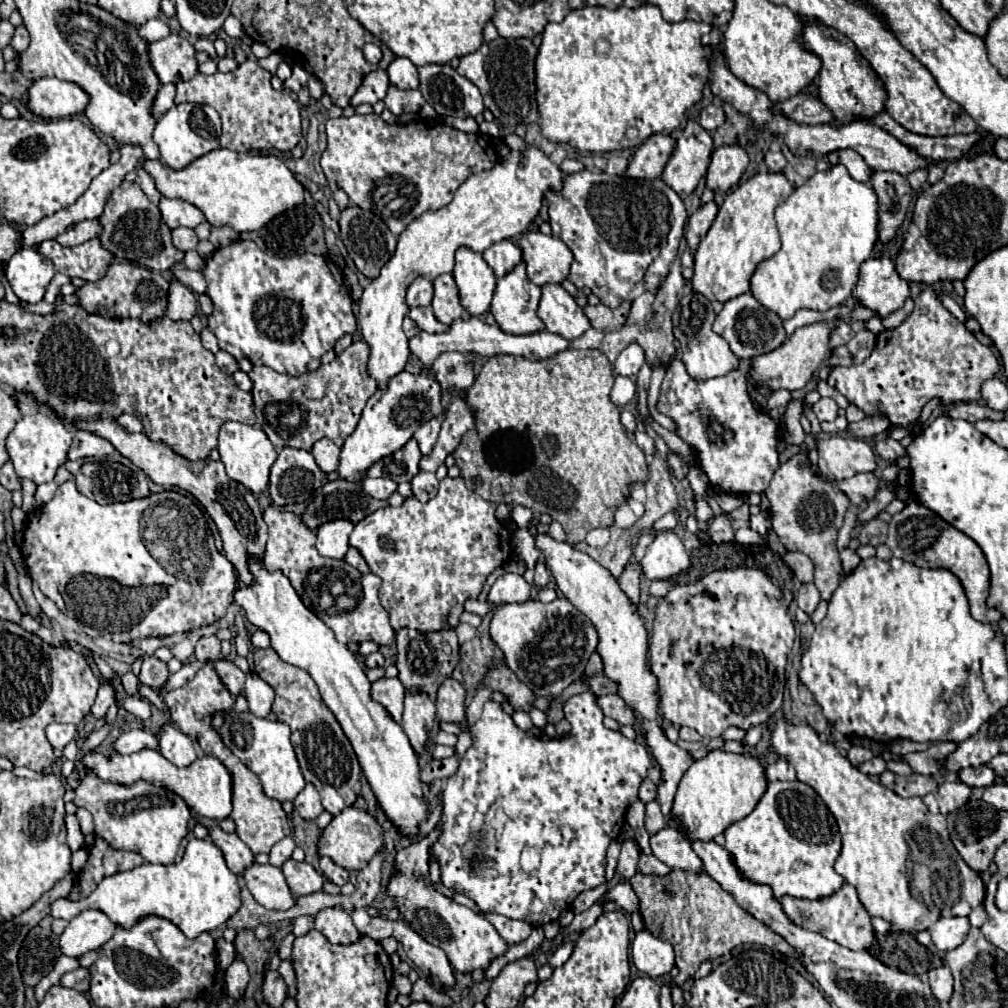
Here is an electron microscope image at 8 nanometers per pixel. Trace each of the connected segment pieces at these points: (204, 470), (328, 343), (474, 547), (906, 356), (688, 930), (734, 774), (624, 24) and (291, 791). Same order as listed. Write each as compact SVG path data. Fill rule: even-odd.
M117 420L73 422L73 426L109 440L121 456L129 458L135 466L139 466L155 484L165 486L165 488L181 488L181 490L193 494L193 498L197 498L203 504L203 508L215 522L215 526L221 534L221 540L223 540L225 556L235 566L237 578L241 580L241 584L253 584L253 576L247 570L247 558L263 556L265 542L267 542L267 524L263 522L261 508L259 508L255 496L243 484L229 480L221 460L217 460L217 462L209 460L209 458L187 460L181 454L173 452L165 442L149 440L149 436L145 436L145 432L139 432L139 434L125 432L125 428L121 428L117 424Z
M237 240L225 248L217 248L215 254L211 258L205 260L203 266L203 276L207 280L207 296L213 302L213 312L207 316L207 328L217 336L219 340L219 348L229 352L235 360L249 360L253 366L269 366L275 372L285 372L291 376L299 376L305 372L315 372L321 366L321 356L331 350L335 346L335 342L343 336L343 334L353 334L357 328L355 322L355 314L353 314L353 300L349 302L349 290L341 278L341 270L339 266L327 258L327 256L315 256L315 254L301 254L301 256L291 256L291 258L277 258L277 256L269 256L265 254L253 240Z
M461 476L443 478L439 494L425 504L413 496L407 498L399 508L387 506L369 514L355 526L353 534L349 536L349 544L361 552L371 572L383 580L379 588L379 600L391 616L391 626L395 630L413 628L421 632L455 628L459 624L465 600L477 598L487 576L497 566L503 566L513 552L511 532L495 518L495 504L469 490Z
M925 288L915 298L913 312L903 320L899 328L883 330L877 334L877 344L871 356L863 364L855 364L849 368L837 366L829 374L829 386L837 388L851 404L861 408L867 416L871 414L885 414L893 426L911 426L923 406L931 398L939 398L943 404L951 402L973 402L981 398L981 384L987 378L993 378L999 372L999 362L993 350L981 344L967 328L961 324L941 302L941 296L933 288Z
M673 870L669 876L637 876L631 878L631 886L641 900L641 916L645 928L675 948L675 966L679 968L677 984L683 984L699 970L699 964L707 958L727 958L733 948L743 944L761 944L771 950L791 957L802 964L793 948L785 944L785 938L775 934L771 928L755 920L743 910L729 892L725 892L711 876ZM669 888L669 894L665 892ZM683 946L683 948L681 948Z
M713 750L703 760L693 762L683 774L675 794L671 816L677 820L677 830L681 830L687 840L709 842L729 824L753 812L765 790L767 780L759 760L743 754Z
M651 4L639 8L619 6L615 10L585 6L571 10L563 22L549 22L535 60L535 84L541 132L551 142L569 144L581 152L615 152L641 146L653 134L671 134L683 114L701 100L709 80L709 48L701 46L701 36L711 26L705 22L667 22L661 10Z
M233 708L223 714L223 726L217 730L223 744L253 772L259 776L263 790L269 798L275 798L279 802L295 800L295 796L305 788L305 780L301 776L297 756L291 746L291 728L285 722L271 720L271 718L259 718L255 714L247 712L235 712Z

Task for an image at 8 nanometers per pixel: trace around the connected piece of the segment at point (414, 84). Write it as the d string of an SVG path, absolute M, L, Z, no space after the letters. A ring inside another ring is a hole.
M395 58L387 68L391 84L399 88L419 88L419 76L417 68L407 58Z

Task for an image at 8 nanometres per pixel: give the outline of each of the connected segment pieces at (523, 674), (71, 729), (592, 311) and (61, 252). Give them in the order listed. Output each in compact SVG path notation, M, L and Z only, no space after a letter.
M557 598L549 604L527 600L525 604L501 604L489 626L491 640L501 648L507 668L527 686L535 696L555 698L571 682L579 680L589 656L597 648L597 630L591 620L573 608L569 600Z
M49 724L47 726L47 740L51 742L53 748L63 750L71 740L75 738L75 726L73 724Z
M629 300L623 302L619 308L607 308L605 304L597 304L597 306L587 304L585 306L585 316L589 318L593 328L609 332L609 330L615 330L615 328L619 328L619 326L623 326L627 322L629 310L631 310Z
M99 238L83 242L75 248L63 248L55 240L47 240L39 244L37 250L53 260L57 272L81 280L99 280L107 272L107 266L113 258L101 248Z

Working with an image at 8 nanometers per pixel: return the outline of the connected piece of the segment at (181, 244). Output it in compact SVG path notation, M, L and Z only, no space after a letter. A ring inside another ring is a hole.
M175 228L173 232L173 244L181 250L181 252L189 252L189 250L195 250L197 248L197 236L191 228Z

